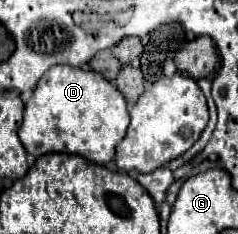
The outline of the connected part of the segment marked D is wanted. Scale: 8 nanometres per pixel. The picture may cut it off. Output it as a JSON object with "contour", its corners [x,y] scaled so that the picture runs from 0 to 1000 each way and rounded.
{"contour":[[[223,282],[181,316],[139,410],[105,436],[80,590],[139,667],[197,650],[349,658],[399,701],[450,701],[483,675],[483,624],[525,581],[542,530],[534,436],[500,385],[424,316],[374,291]]]}

